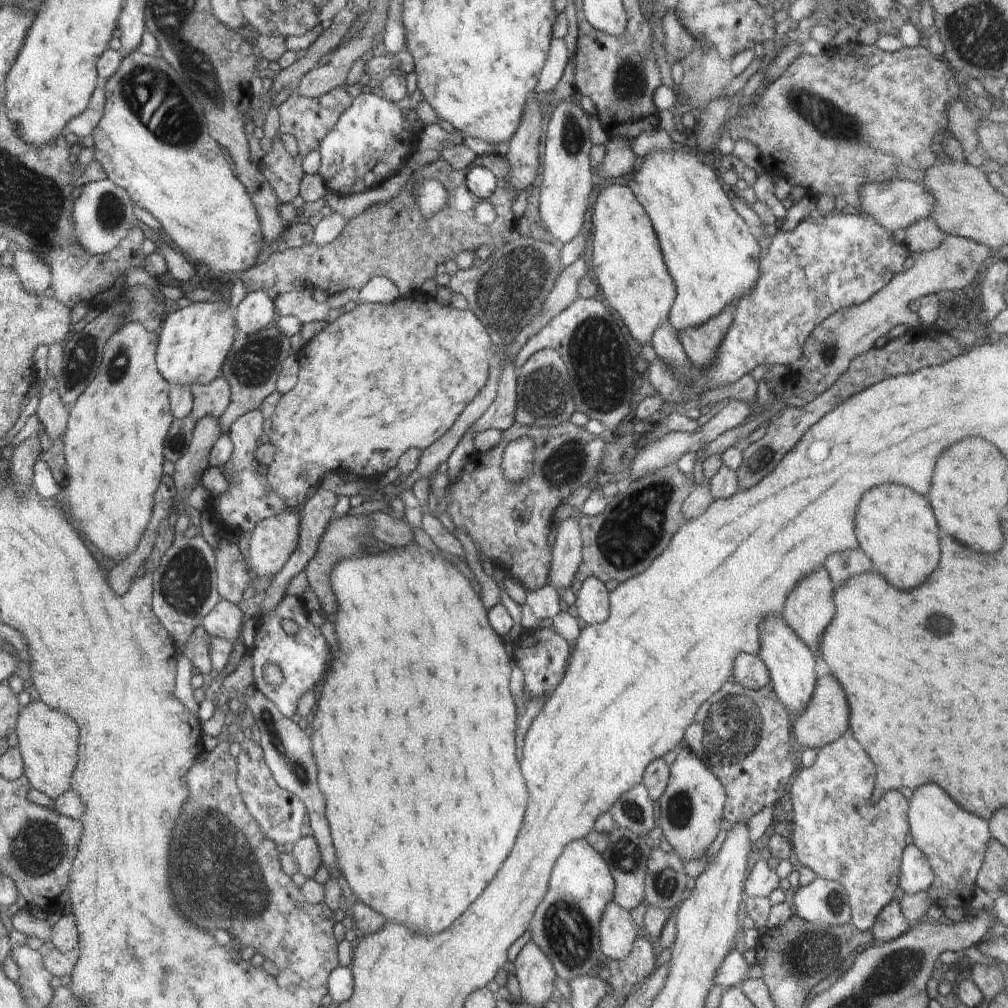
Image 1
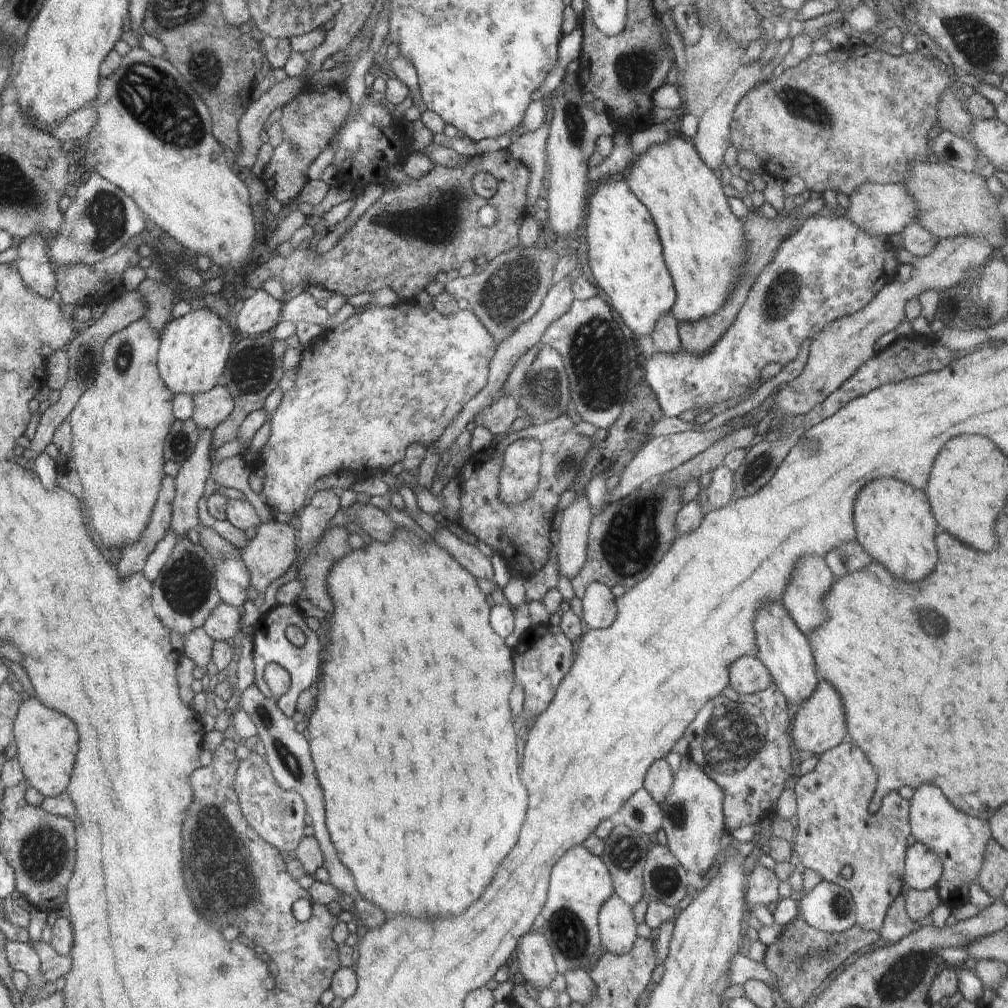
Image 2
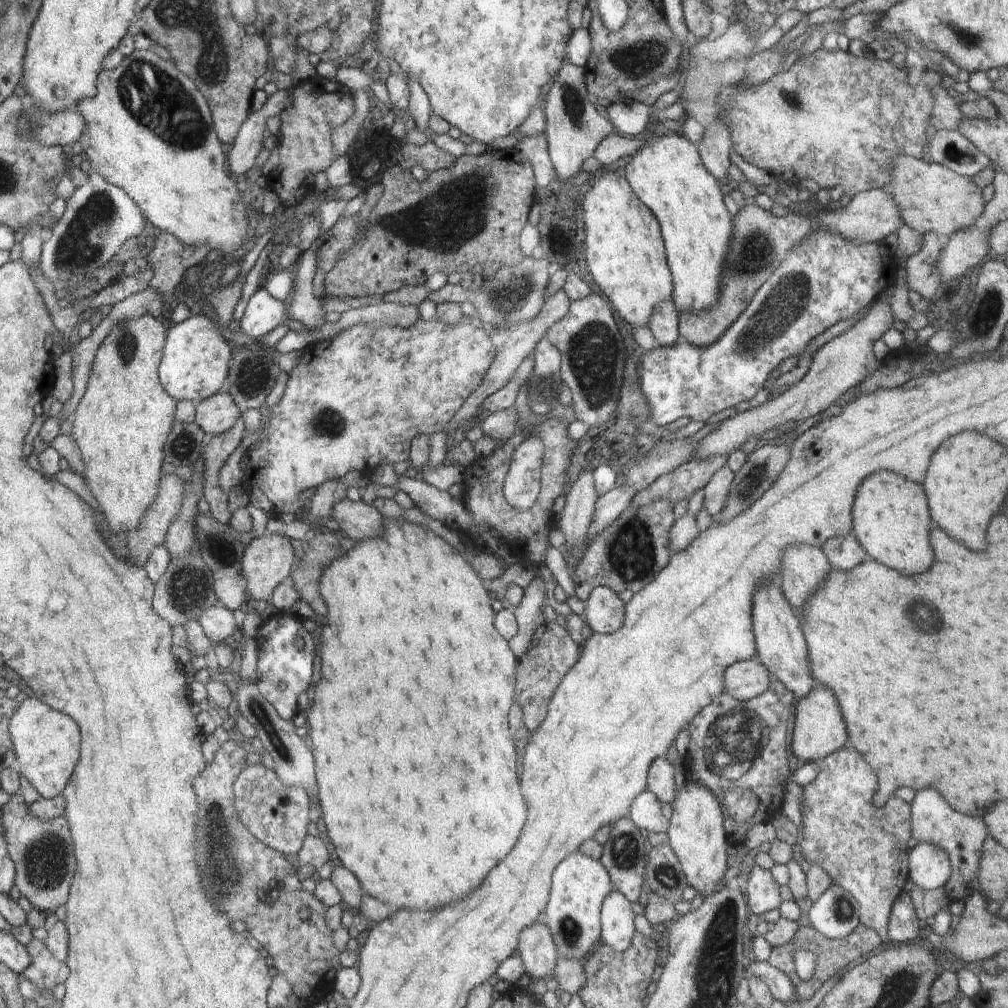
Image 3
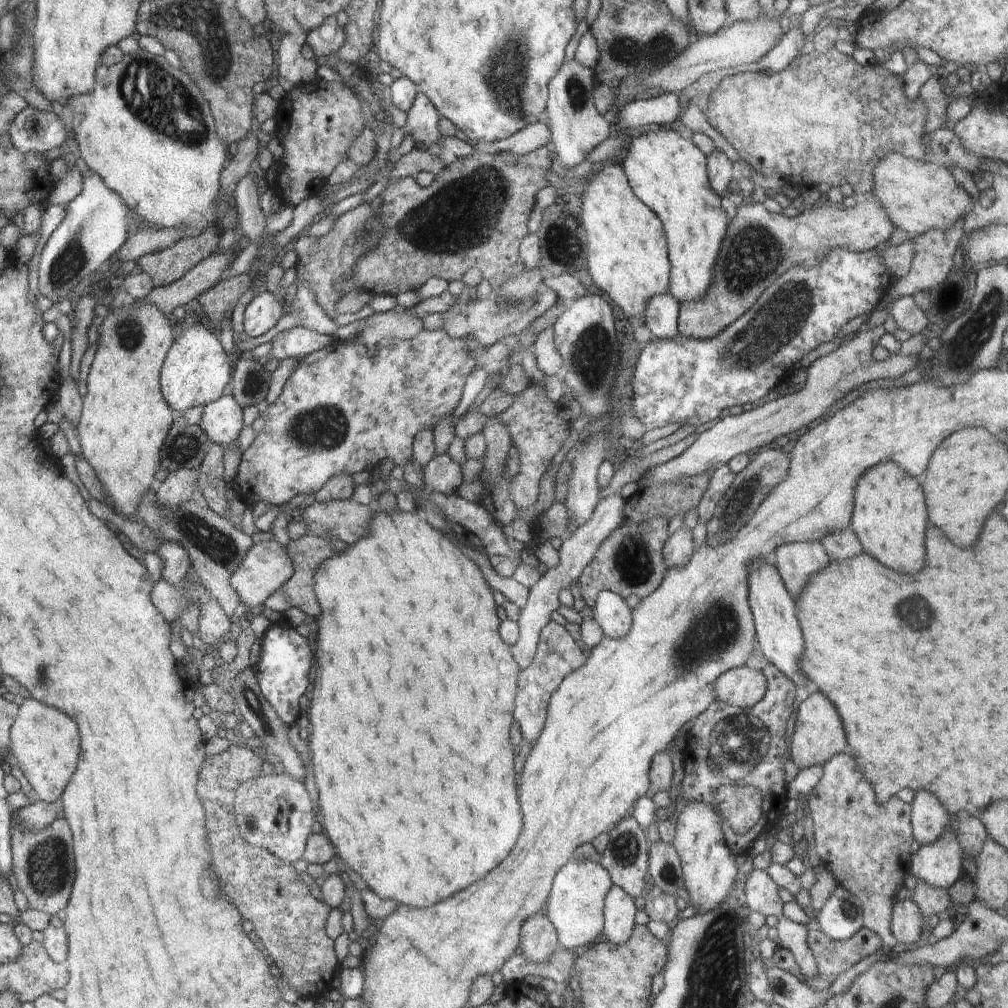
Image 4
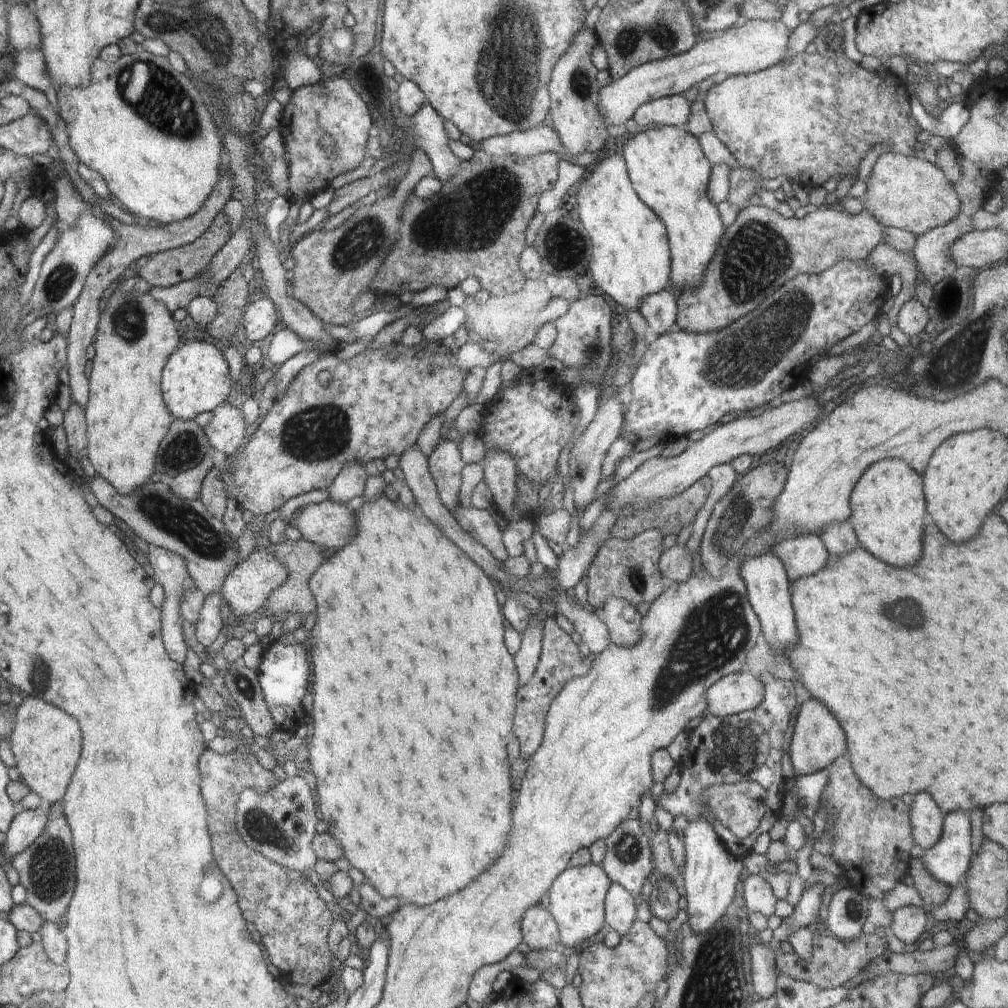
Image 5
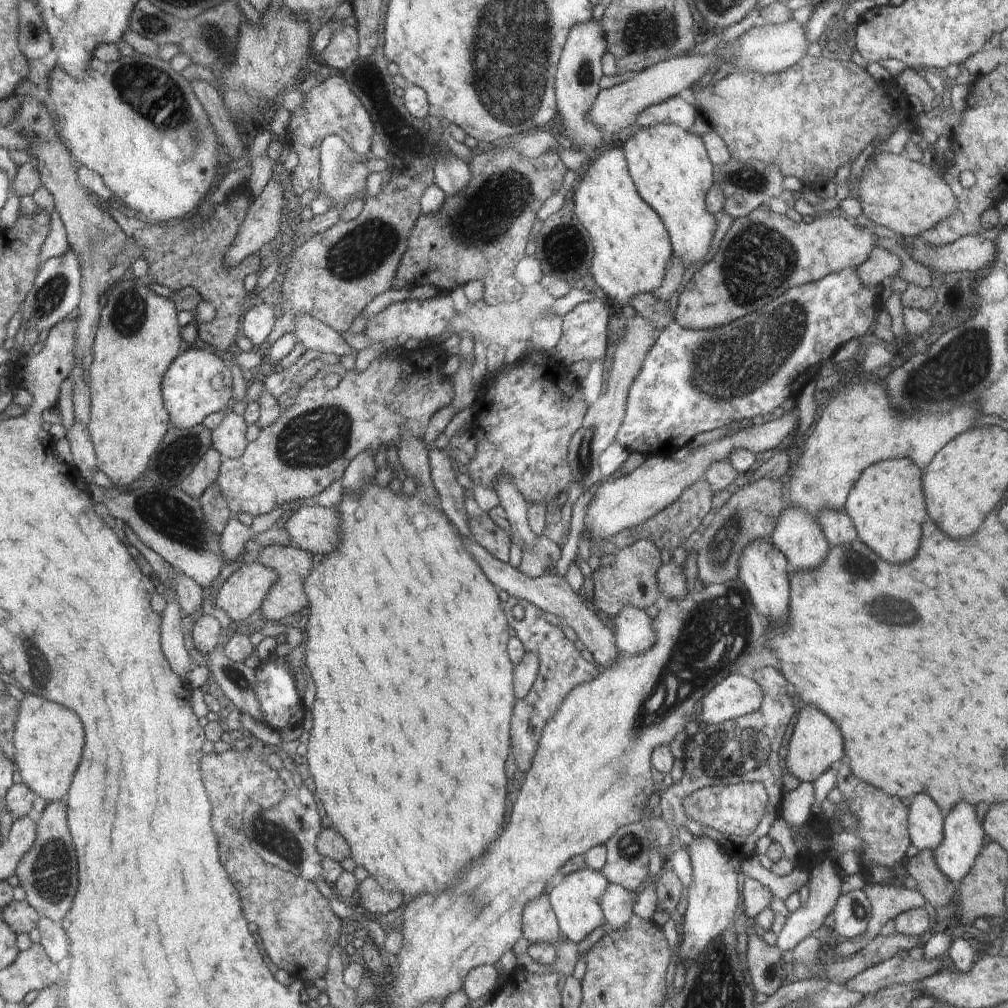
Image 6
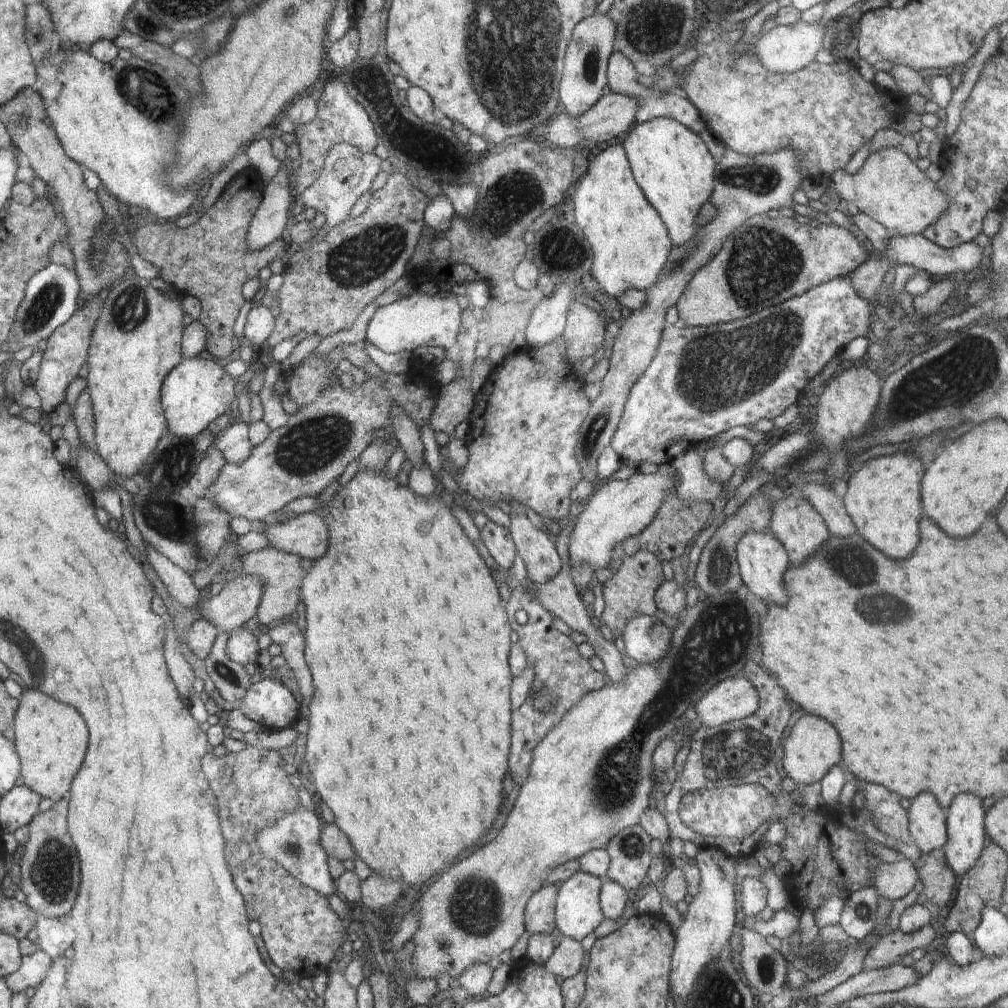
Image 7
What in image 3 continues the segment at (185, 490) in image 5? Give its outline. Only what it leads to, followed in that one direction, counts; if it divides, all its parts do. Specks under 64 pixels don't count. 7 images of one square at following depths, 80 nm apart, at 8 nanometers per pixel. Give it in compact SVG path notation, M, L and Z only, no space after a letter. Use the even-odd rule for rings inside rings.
M167 474L158 486L158 496L145 514L145 521L138 530L128 532L130 562L145 566L151 553L158 546L164 545L168 528L182 506L184 480L176 474Z

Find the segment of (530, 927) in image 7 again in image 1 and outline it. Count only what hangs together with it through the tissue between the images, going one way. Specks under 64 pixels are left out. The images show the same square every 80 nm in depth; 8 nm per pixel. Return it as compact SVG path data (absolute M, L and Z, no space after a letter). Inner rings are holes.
M529 941L520 950L514 969L522 1001L532 1006L544 1006L551 1000L557 975L550 960L534 942Z

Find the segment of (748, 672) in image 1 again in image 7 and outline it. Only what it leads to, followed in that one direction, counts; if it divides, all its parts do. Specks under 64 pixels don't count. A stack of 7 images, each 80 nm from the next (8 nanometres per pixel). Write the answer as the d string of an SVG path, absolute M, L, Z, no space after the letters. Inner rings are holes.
M743 675L727 678L711 688L695 706L704 728L734 722L758 710L759 694Z

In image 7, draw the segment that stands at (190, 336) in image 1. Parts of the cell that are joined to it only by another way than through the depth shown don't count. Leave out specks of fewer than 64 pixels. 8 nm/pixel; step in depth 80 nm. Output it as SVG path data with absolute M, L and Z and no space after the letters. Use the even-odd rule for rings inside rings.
M199 356L182 360L165 378L161 389L161 406L168 419L168 430L179 437L196 437L206 431L220 414L230 408L230 404L236 402L234 381L223 366L211 360L202 360Z

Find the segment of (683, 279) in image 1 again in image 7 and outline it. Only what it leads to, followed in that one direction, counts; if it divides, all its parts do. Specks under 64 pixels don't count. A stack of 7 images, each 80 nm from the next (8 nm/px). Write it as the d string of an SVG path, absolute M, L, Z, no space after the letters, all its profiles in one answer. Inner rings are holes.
M653 118L640 123L629 132L623 144L634 178L642 189L646 200L658 211L662 222L667 228L674 246L683 245L690 240L698 230L695 218L701 206L708 202L713 191L713 174L716 168L714 157L706 148L702 137L671 118Z

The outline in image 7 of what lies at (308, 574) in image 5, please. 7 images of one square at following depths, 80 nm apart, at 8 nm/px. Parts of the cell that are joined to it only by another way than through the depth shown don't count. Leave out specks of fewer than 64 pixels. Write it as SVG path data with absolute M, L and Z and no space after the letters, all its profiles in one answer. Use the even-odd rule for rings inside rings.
M266 547L253 553L242 553L241 559L243 574L257 575L263 579L264 593L254 622L256 627L265 630L275 623L292 619L301 599L301 587L307 572L300 566L302 559L290 553L283 553L274 547Z

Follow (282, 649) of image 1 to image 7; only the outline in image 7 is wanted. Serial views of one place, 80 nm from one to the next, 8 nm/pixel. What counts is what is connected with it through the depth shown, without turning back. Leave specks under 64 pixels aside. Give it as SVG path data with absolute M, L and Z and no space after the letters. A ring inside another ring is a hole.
M271 678L251 684L240 702L246 718L270 731L292 727L298 718L298 705L292 693Z

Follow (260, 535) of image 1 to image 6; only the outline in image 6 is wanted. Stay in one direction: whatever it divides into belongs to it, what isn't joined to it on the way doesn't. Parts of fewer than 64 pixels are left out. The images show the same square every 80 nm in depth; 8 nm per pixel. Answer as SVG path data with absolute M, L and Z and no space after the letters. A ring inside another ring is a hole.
M251 558L246 566L227 578L215 596L214 607L222 608L232 622L246 620L265 602L278 574Z

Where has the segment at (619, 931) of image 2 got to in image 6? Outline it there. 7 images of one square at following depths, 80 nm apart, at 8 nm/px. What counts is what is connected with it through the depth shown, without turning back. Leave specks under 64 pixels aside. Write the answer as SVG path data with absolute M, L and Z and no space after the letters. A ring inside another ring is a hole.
M608 883L599 903L604 913L604 922L610 929L623 927L634 915L630 892L619 884Z

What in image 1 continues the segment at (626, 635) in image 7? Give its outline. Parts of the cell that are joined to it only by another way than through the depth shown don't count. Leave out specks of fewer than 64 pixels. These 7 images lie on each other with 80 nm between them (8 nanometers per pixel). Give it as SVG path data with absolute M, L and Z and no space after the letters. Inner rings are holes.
M594 576L582 582L574 606L586 624L600 624L610 616L608 594L605 584Z

